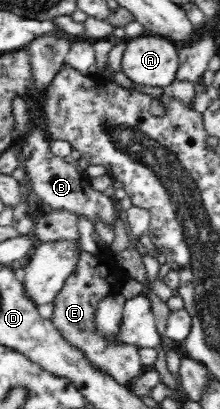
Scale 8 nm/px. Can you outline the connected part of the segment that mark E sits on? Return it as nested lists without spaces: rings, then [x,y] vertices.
[[[83,252],[79,254],[79,262],[76,262],[72,267],[71,274],[67,276],[67,280],[64,281],[63,288],[56,295],[53,302],[53,314],[51,314],[51,325],[55,326],[55,329],[59,331],[59,336],[63,337],[63,340],[67,341],[67,344],[79,349],[81,355],[87,364],[91,365],[91,368],[96,372],[101,372],[104,376],[111,378],[111,380],[119,383],[123,387],[131,386],[136,379],[139,379],[145,372],[146,367],[140,361],[139,353],[137,353],[137,346],[133,344],[124,344],[119,337],[114,334],[105,335],[101,329],[99,329],[97,323],[97,310],[99,302],[103,302],[105,298],[111,292],[111,266],[101,262],[101,256],[95,256],[95,254],[89,254],[89,252]]]

